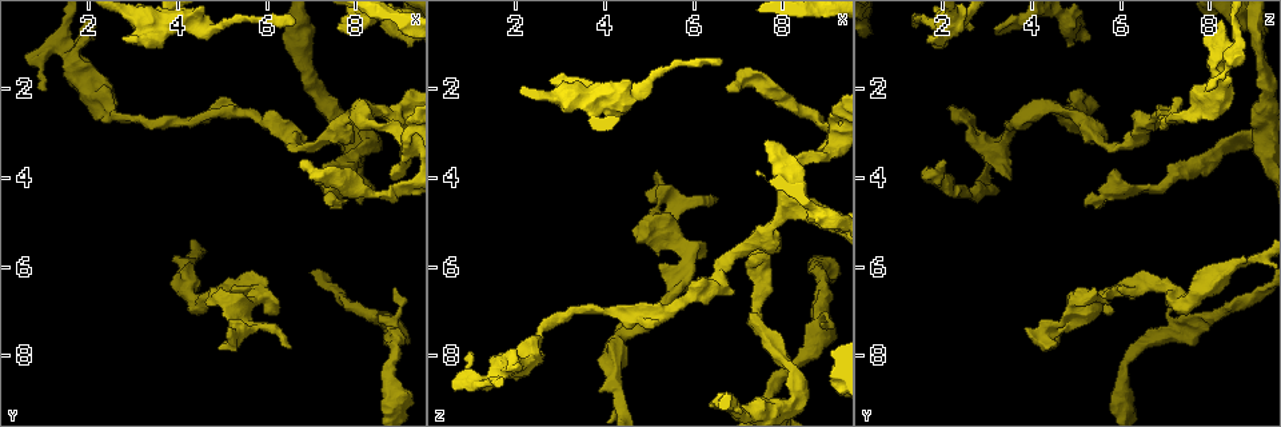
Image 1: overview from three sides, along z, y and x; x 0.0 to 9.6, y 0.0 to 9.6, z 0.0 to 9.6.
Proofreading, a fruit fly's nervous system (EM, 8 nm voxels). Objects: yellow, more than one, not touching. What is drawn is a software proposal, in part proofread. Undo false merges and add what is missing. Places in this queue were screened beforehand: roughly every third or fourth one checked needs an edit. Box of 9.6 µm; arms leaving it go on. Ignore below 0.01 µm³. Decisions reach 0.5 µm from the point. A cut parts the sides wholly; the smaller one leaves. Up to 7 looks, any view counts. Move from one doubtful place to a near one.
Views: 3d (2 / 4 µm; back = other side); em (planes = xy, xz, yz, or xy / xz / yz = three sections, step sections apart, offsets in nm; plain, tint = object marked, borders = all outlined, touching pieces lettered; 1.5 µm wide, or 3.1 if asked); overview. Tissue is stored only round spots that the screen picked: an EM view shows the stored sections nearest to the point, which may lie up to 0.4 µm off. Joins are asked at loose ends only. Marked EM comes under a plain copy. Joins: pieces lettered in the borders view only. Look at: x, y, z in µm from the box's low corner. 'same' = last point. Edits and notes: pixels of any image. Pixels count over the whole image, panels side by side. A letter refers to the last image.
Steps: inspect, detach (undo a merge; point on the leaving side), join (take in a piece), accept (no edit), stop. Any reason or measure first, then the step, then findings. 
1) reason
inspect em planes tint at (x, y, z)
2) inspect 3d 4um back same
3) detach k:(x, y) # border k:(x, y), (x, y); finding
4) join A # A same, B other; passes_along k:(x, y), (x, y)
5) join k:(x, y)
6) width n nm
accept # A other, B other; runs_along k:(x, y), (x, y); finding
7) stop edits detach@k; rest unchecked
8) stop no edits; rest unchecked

inspect 3d 4um at (8.85, 4.00, 3.50)

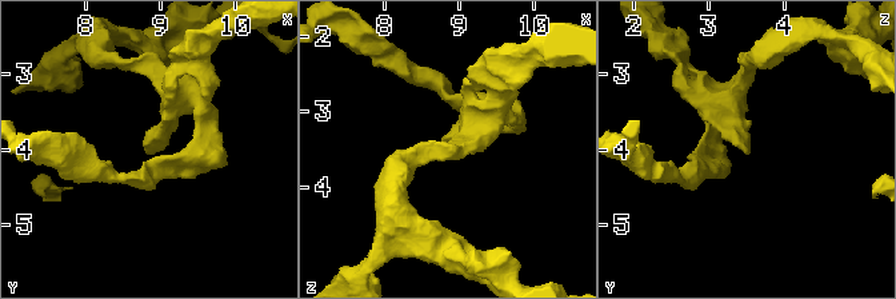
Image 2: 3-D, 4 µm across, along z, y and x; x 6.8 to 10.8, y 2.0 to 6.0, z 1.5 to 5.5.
inspect em planes tint at (8.80, 4.00, 3.50)

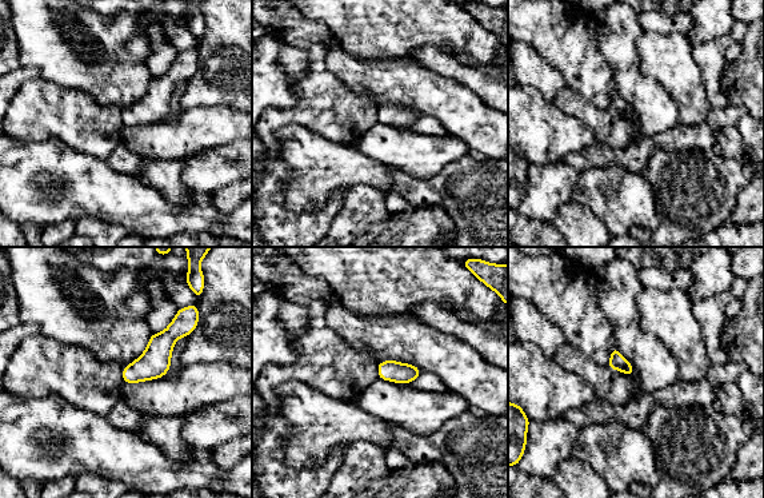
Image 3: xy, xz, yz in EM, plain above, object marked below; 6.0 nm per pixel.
what lies round it
inspect em planes borders same

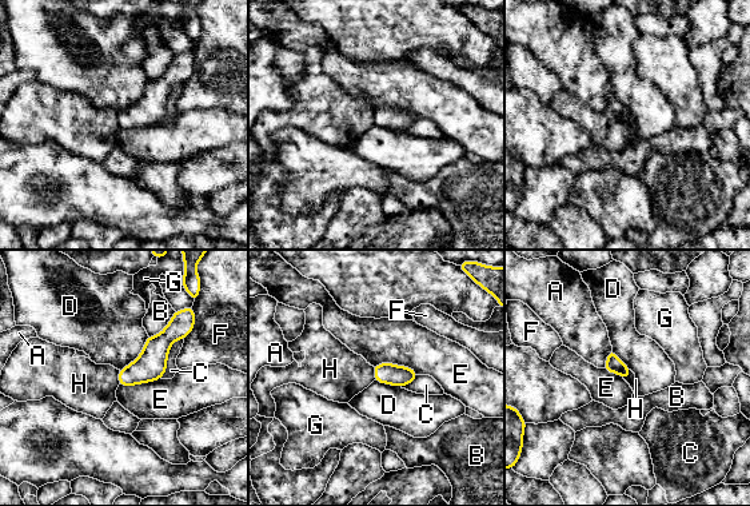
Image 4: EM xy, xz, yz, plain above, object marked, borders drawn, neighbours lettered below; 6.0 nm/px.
accept # A other, B other, C other, D other, E other, F other, G other, H other; border 4:(118, 370), (118, 381), (120, 383); no lettered piece goes on from it

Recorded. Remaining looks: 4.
an open end
inspect em planes borders at (8.85, 6.50, 7.25)

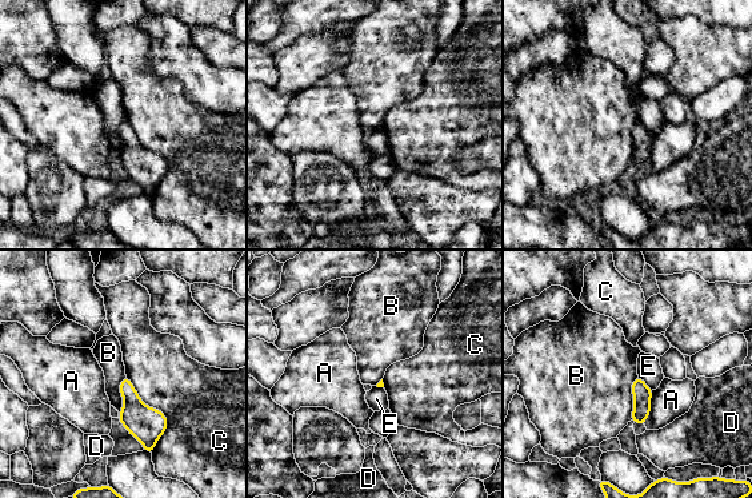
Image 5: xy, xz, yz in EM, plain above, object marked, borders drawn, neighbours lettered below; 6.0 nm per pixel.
accept # A other, B other, C other, D other, E other; border 5:(638, 375), (632, 383), (631, 419); none of them fits

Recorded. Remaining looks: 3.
an open end
inspect 3d 4um at (5.30, 6.50, 5.90)

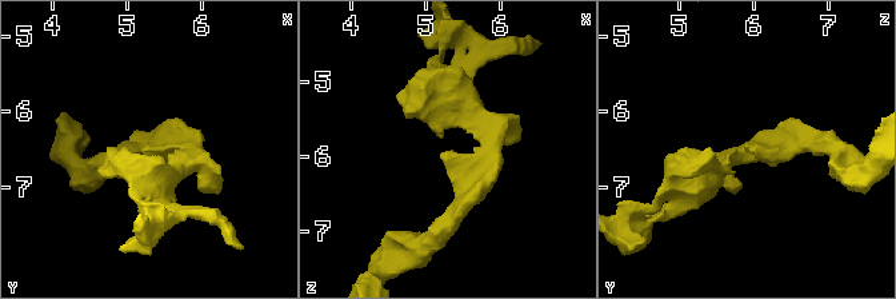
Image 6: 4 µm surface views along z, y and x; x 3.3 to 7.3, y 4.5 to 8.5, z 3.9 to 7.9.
inspect em planes borders at (5.20, 6.50, 5.95)

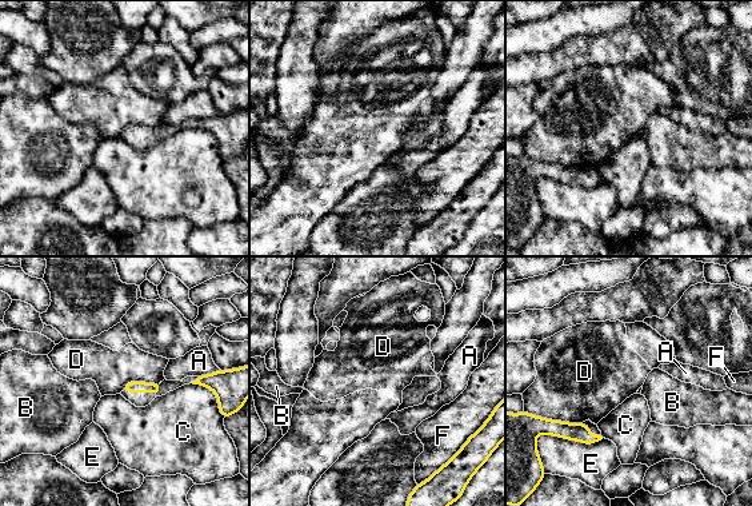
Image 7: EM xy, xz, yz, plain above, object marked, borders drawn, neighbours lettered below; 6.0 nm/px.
longest_contact E 300 nm
accept # A other, B other, C other, D other, E other, F other; no lettered piece goes on from it

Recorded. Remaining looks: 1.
stop no edits; rest unchecked

